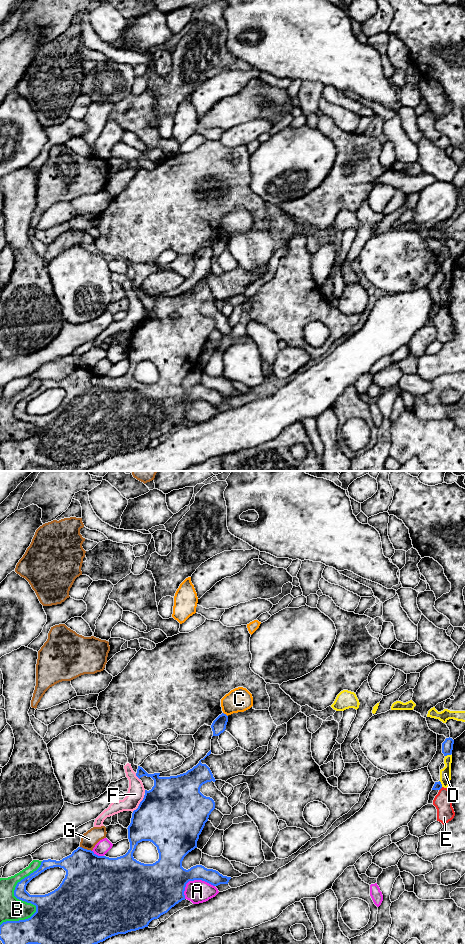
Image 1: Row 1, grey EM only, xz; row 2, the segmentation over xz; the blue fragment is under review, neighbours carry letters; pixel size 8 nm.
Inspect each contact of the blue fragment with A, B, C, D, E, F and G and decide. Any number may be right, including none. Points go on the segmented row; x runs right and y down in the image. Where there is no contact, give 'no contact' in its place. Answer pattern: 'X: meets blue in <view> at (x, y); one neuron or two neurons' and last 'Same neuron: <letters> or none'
A: meets blue in xz at (193, 880); two neurons
B: meets blue in xz at (25, 901); two neurons
C: meets blue in xz at (225, 714); two neurons
D: meets blue in xz at (440, 783); two neurons
E: meets blue in xz at (440, 788); two neurons
F: meets blue in xz at (139, 804); two neurons
G: meets blue in xz at (86, 849); two neurons
Same neuron: none

